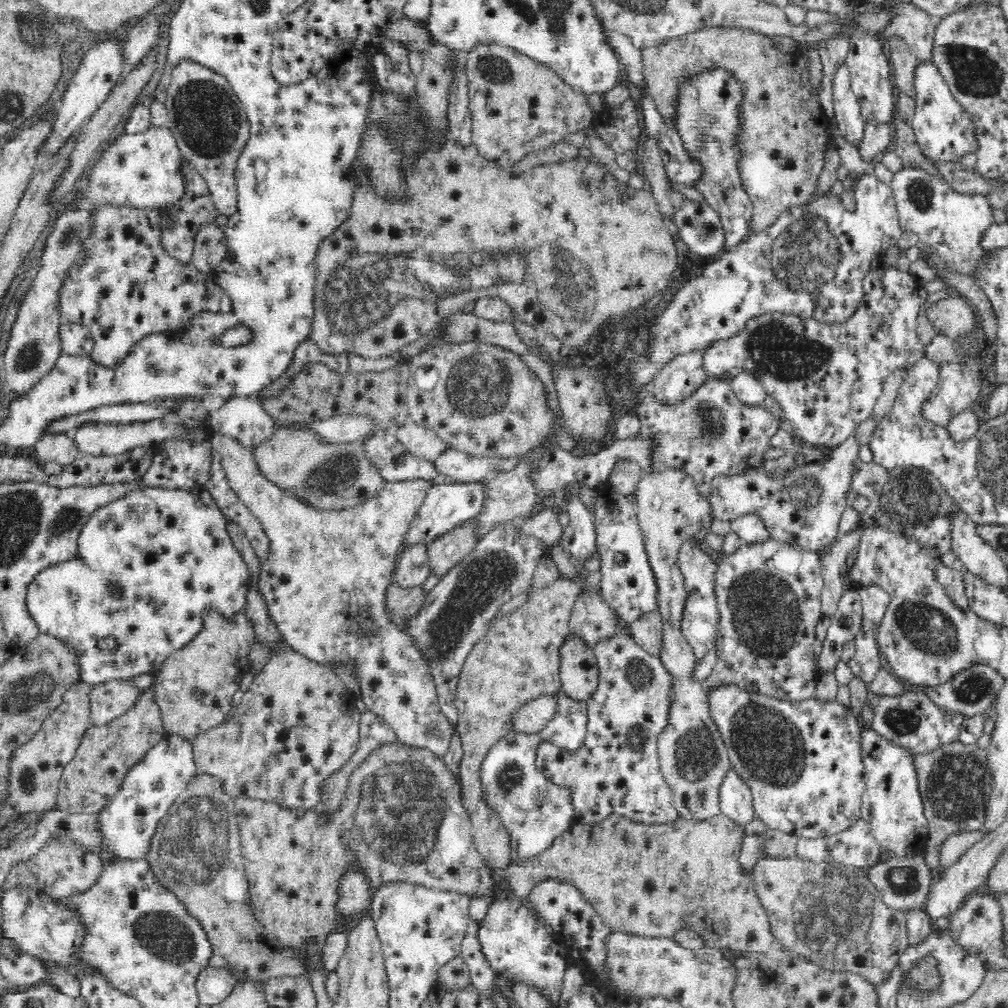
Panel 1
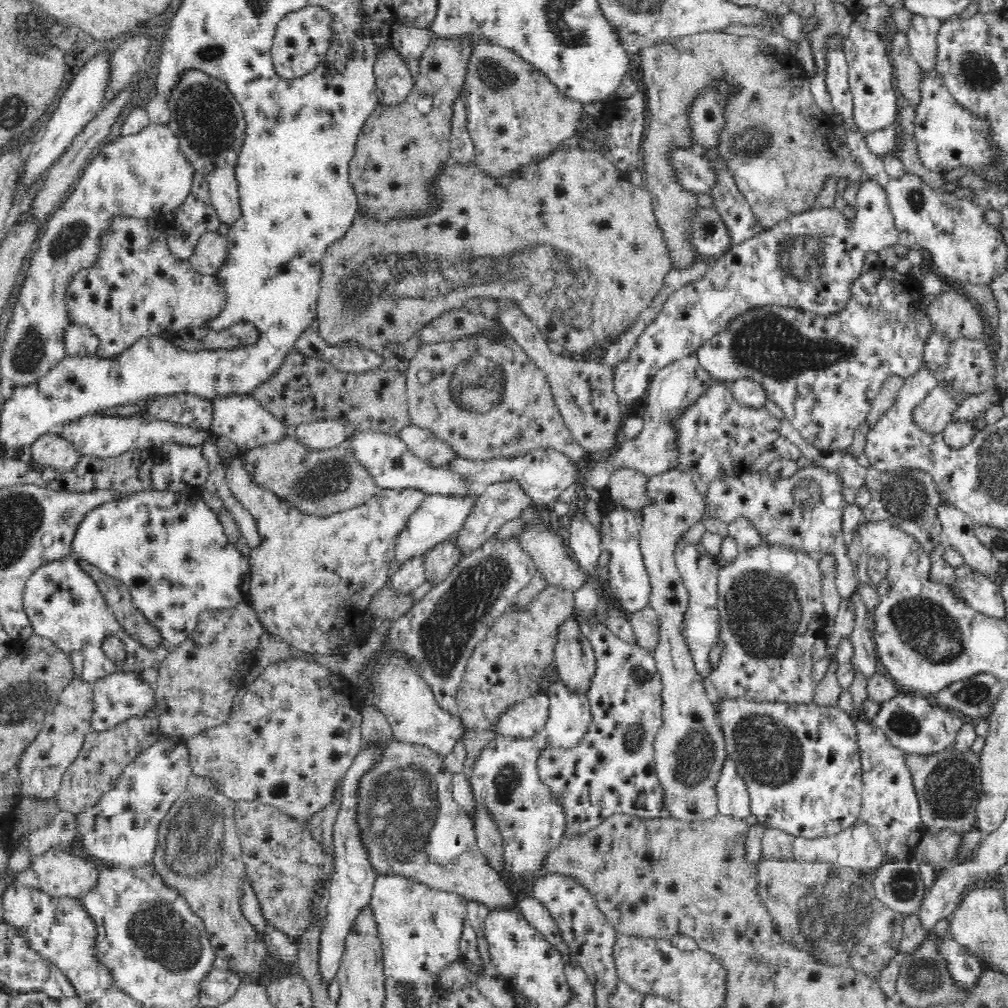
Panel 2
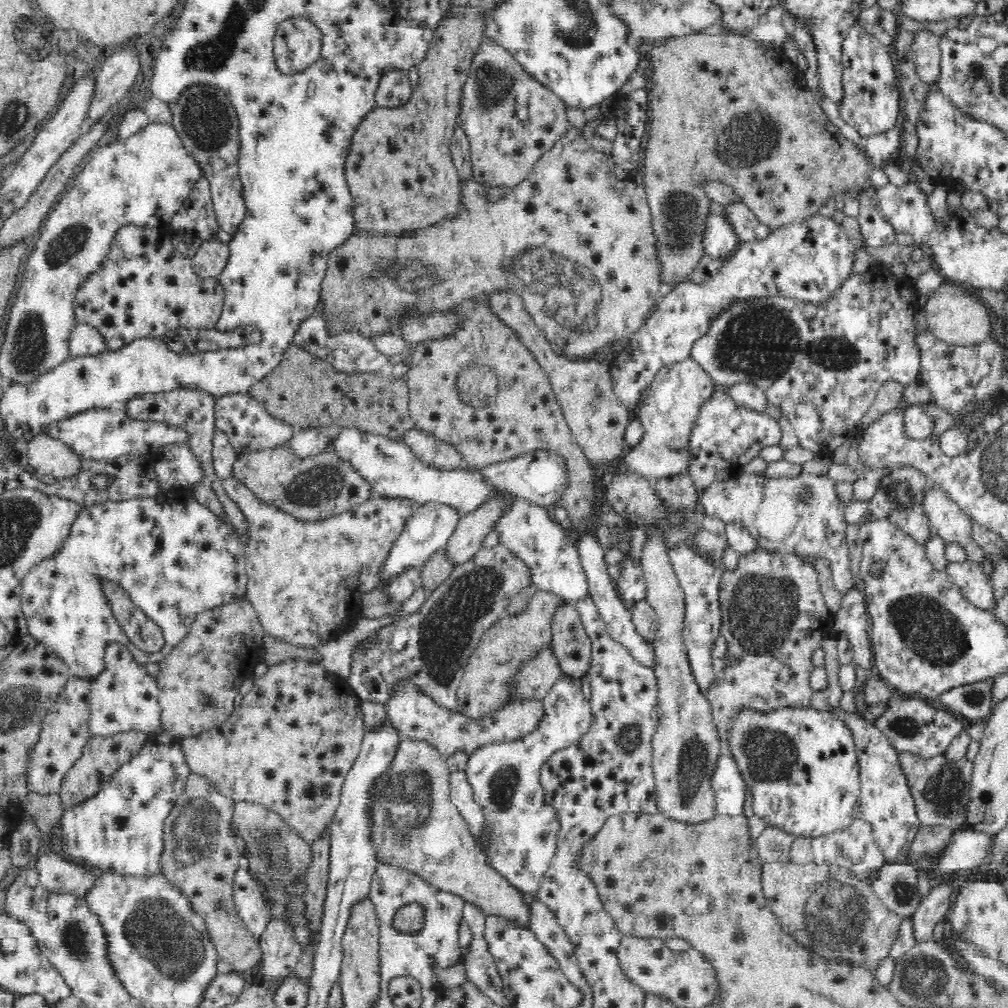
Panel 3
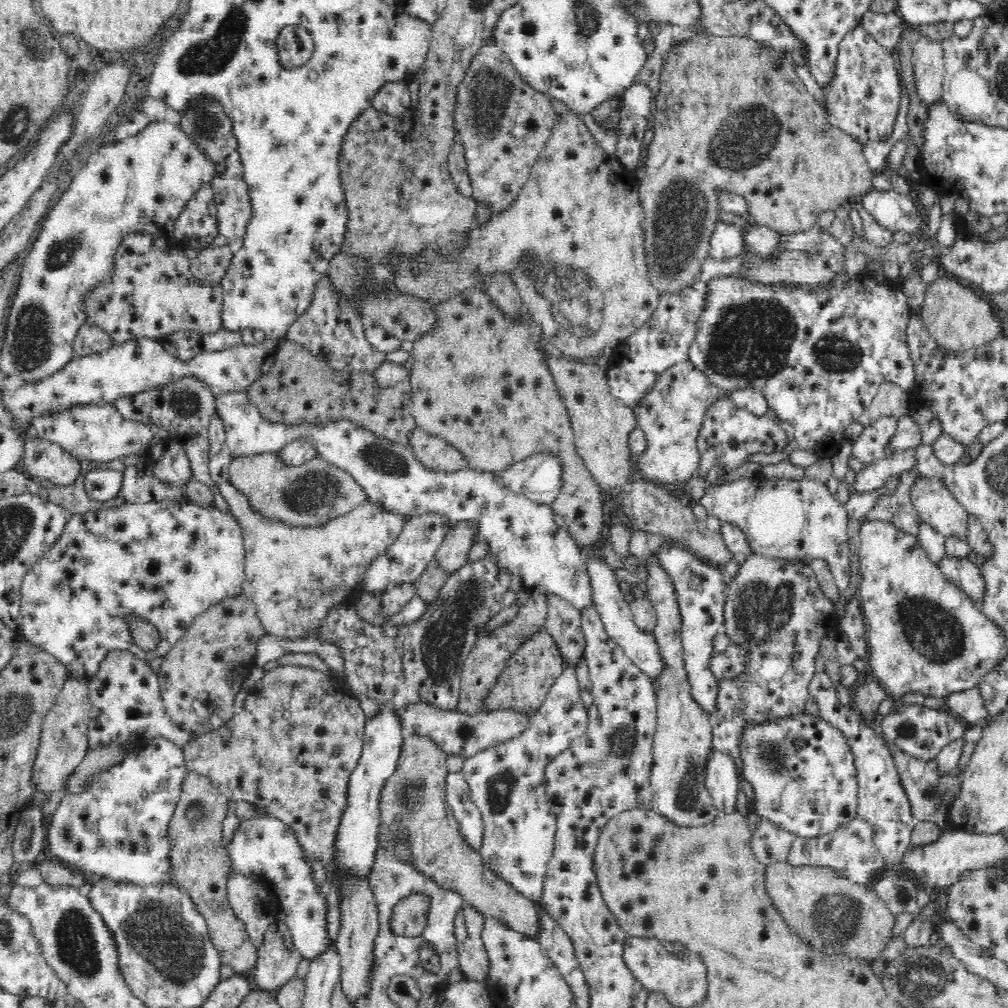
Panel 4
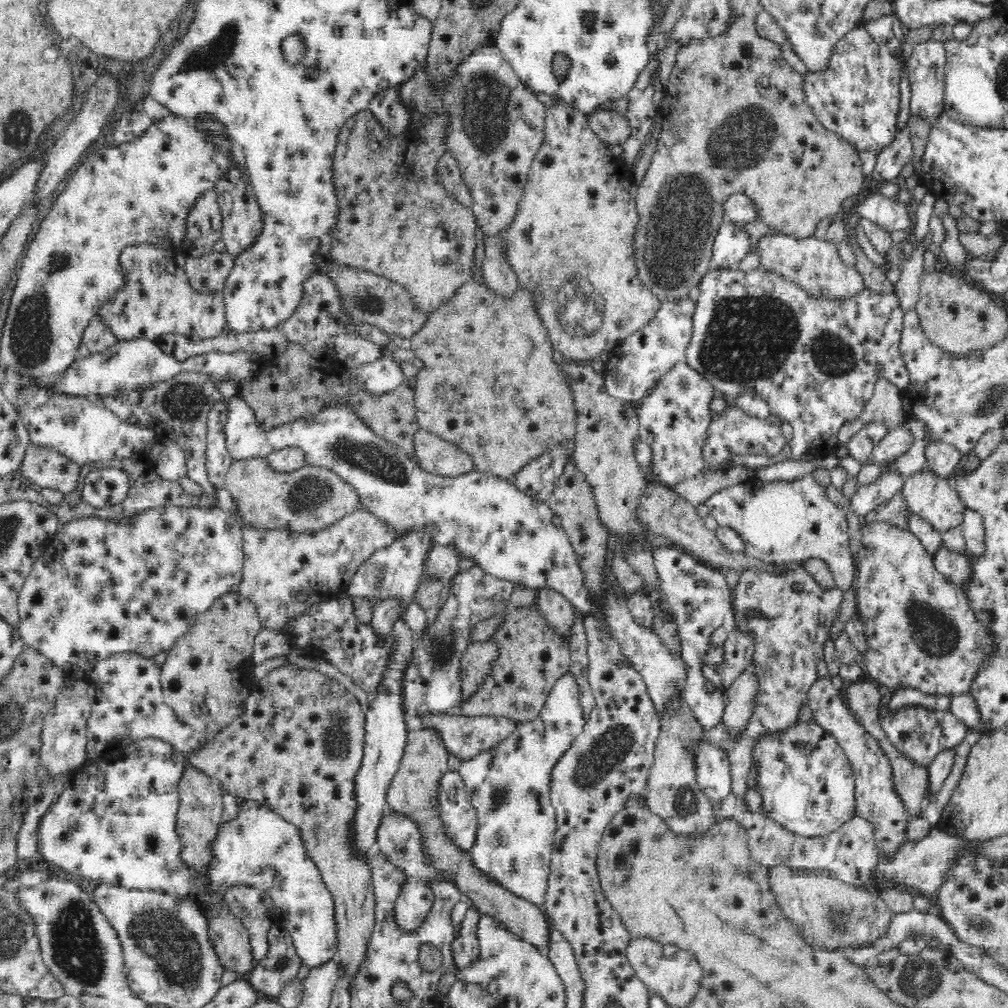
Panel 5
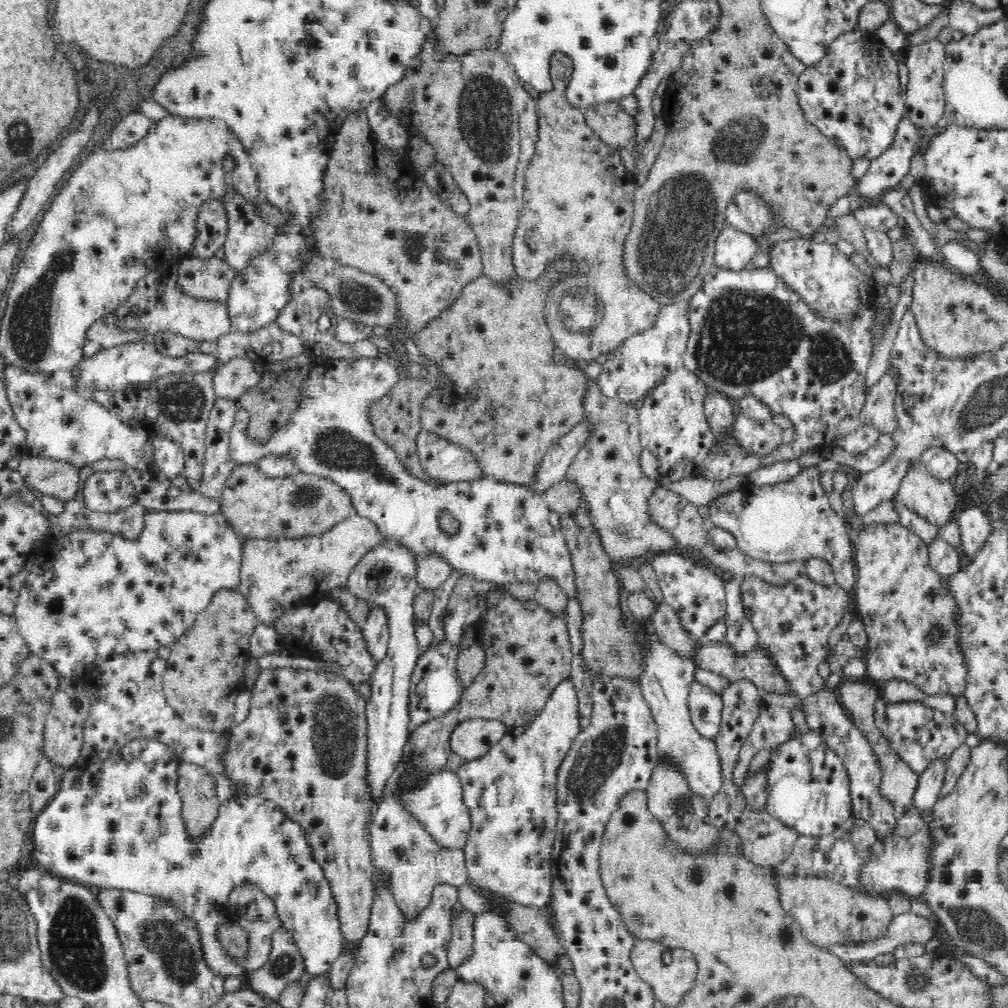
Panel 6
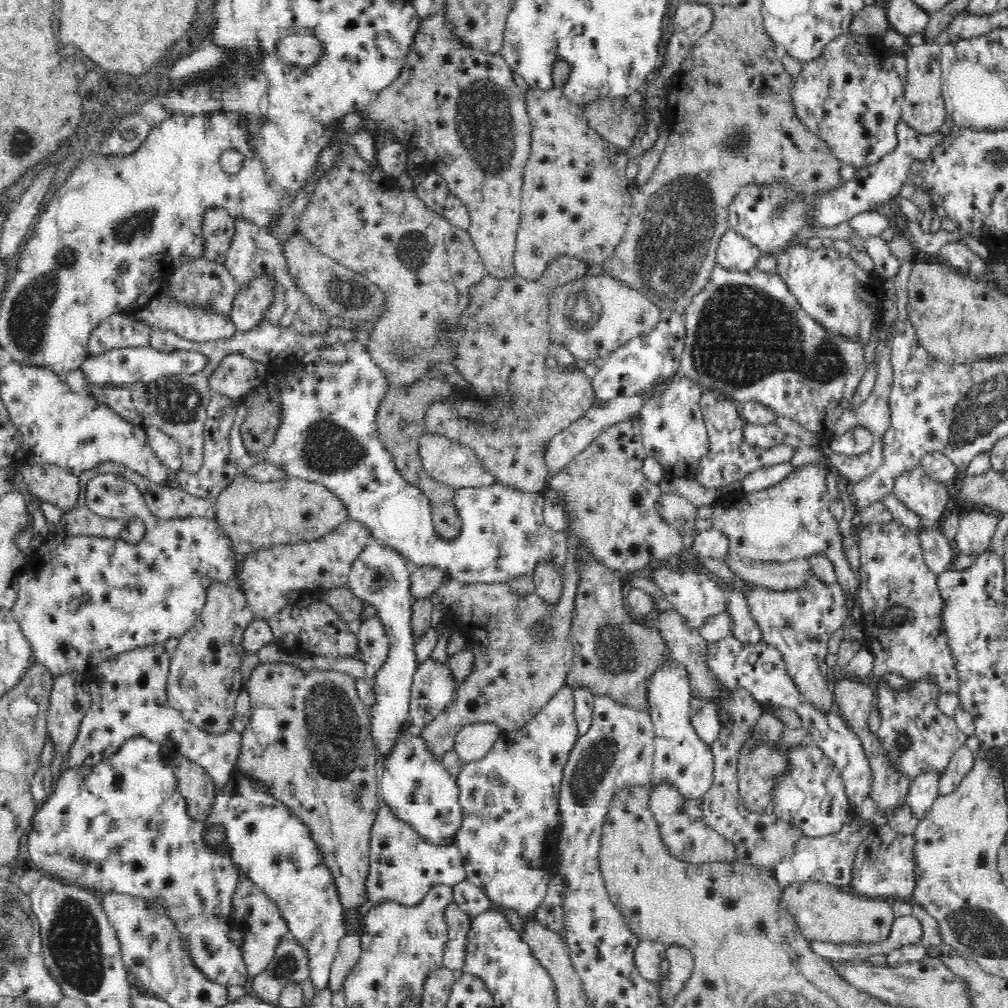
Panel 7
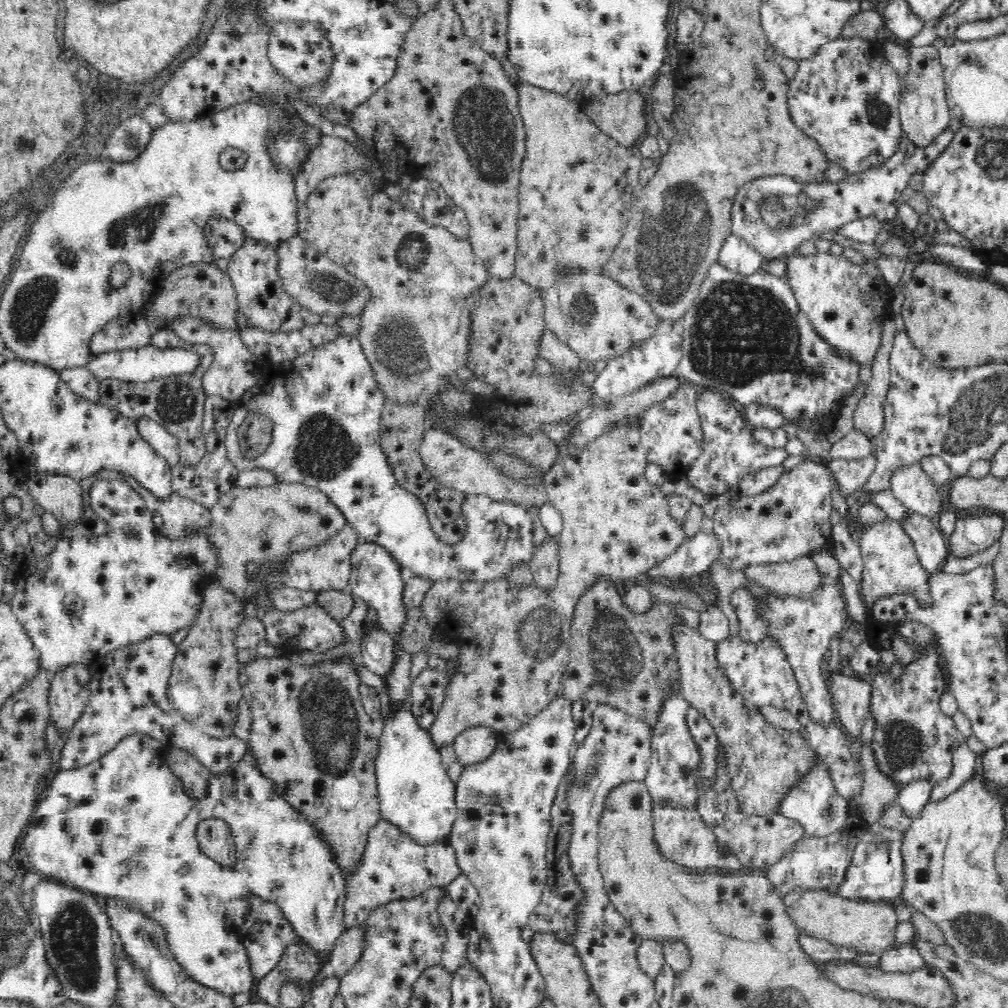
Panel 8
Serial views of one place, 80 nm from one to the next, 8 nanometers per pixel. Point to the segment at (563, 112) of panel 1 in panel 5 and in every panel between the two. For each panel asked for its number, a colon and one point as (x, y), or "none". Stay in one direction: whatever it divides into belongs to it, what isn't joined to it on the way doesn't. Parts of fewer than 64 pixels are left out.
2: (516, 113)
3: (511, 119)
4: (504, 123)
5: (496, 128)

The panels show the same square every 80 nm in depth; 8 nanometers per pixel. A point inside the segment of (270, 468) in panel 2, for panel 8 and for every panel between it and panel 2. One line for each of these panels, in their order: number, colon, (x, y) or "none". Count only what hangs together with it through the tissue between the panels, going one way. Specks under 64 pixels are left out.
3: (316, 487)
4: (310, 494)
5: (309, 498)
6: (259, 506)
7: (254, 514)
8: (263, 523)

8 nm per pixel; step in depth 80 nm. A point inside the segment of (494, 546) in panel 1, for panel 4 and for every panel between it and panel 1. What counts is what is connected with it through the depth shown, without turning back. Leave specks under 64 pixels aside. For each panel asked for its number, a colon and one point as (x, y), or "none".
2: (440, 632)
3: (431, 647)
4: (395, 665)

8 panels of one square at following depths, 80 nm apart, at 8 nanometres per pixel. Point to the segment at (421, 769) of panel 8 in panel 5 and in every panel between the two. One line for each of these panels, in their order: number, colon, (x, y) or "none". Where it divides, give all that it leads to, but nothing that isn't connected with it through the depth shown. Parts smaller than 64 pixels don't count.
5: (459, 814)
6: (438, 804)
7: (420, 789)

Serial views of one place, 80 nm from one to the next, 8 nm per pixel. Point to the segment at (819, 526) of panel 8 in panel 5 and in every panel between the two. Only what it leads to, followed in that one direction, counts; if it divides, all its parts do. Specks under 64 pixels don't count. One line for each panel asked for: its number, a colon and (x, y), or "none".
5: (774, 530)
6: (768, 526)
7: (791, 520)

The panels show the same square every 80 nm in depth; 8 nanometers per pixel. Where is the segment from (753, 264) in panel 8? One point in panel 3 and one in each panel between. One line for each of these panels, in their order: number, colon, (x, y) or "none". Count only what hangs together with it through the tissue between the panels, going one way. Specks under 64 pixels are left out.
3: (718, 238)
4: (726, 241)
5: (731, 243)
6: (734, 249)
7: (734, 252)

